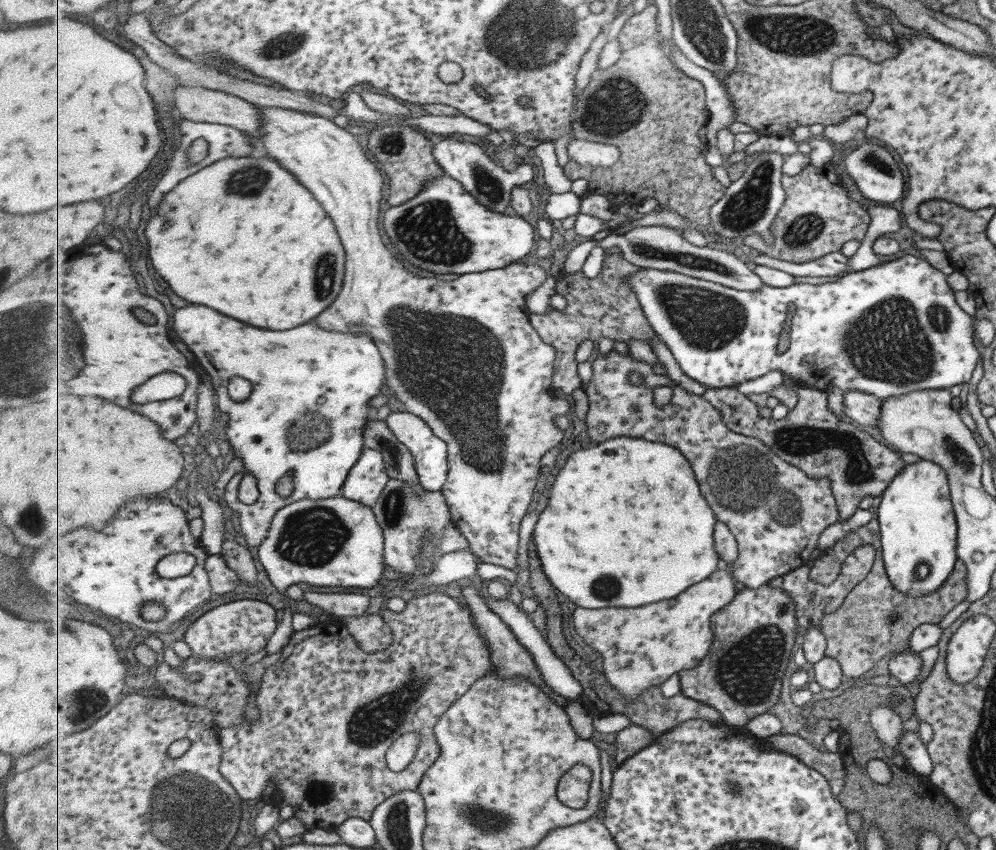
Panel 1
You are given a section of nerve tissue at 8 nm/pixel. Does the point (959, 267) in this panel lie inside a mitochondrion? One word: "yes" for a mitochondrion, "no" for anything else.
no

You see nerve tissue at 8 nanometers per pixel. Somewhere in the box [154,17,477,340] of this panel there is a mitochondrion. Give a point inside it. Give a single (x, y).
(246, 179)

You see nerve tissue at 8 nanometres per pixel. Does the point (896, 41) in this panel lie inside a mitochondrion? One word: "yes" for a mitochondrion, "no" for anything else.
no

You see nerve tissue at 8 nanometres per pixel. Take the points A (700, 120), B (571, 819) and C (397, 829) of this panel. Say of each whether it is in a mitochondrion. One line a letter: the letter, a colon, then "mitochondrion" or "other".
A: other
B: other
C: mitochondrion

